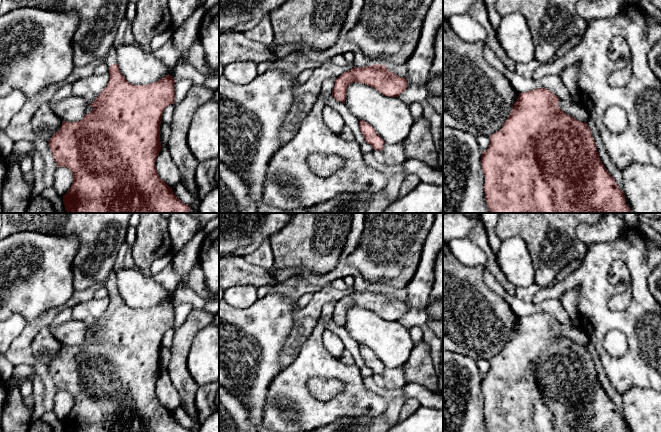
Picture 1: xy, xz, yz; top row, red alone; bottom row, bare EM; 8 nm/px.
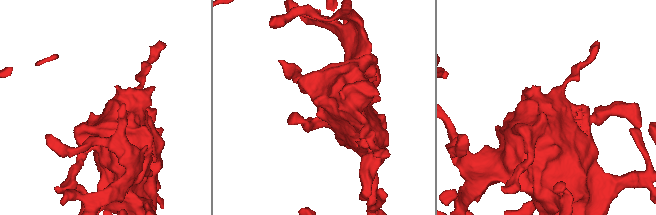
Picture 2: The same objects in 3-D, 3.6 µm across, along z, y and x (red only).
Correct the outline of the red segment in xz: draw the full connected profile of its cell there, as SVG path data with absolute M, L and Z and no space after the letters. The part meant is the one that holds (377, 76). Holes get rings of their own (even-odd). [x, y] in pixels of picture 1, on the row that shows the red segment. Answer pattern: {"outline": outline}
{"outline": "M374 64L362 68L354 67L341 74L335 79L332 96L345 103L347 88L353 82L366 84L389 97L398 97L407 89L405 77L399 77L385 65Z"}

